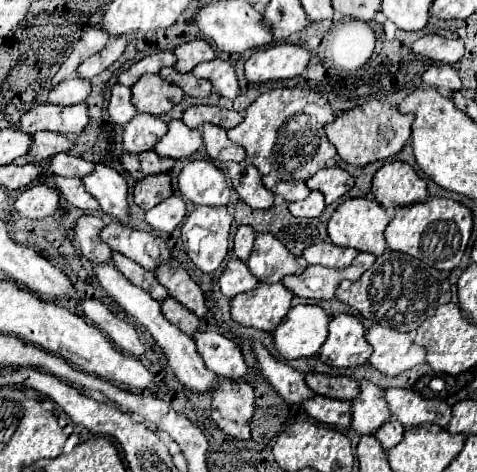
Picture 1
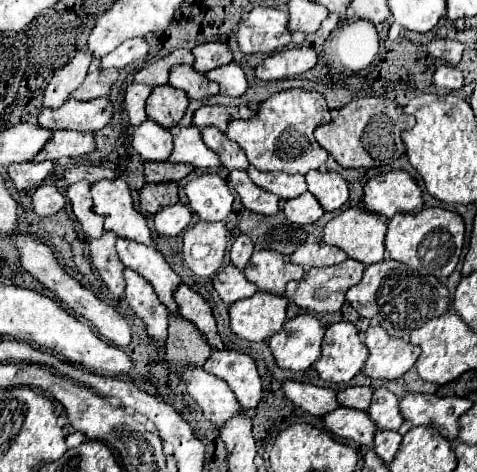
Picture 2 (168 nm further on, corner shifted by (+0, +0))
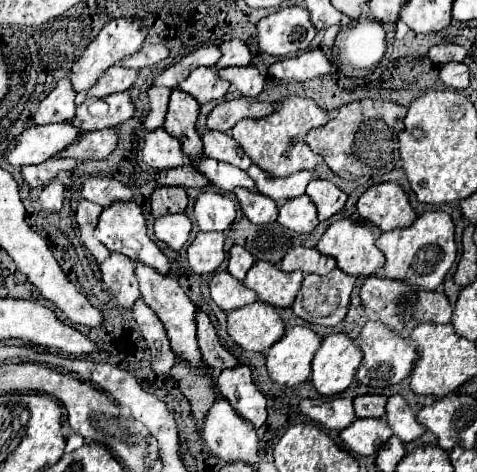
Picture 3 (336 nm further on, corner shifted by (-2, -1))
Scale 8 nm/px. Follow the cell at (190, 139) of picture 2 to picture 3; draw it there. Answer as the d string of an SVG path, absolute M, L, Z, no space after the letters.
M202 157L200 161L190 161L198 171L202 171L210 183L214 183L222 193L234 193L234 189L242 187L248 191L254 191L254 181L248 177L246 171L230 165L230 163L218 163L210 157Z

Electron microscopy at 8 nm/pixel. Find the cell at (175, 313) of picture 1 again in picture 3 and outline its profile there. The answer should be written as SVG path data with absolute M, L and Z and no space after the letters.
M176 359L176 365L172 369L172 377L178 381L180 391L184 397L190 401L194 419L196 419L196 429L198 433L204 427L206 415L210 411L210 403L214 403L214 383L212 377L206 377L194 369L190 369L182 359Z

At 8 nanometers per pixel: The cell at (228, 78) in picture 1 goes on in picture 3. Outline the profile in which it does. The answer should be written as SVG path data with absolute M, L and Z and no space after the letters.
M246 65L246 67L228 67L228 69L220 69L218 75L226 81L230 81L232 85L236 85L236 89L244 95L244 97L258 97L262 87L264 87L264 77L258 73L258 69L254 65Z

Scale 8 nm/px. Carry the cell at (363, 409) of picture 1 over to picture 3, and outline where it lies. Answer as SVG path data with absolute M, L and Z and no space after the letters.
M394 395L394 397L388 399L388 405L386 405L386 421L392 427L394 435L400 437L404 443L416 441L426 431L418 423L416 413L408 407L408 403L400 395Z

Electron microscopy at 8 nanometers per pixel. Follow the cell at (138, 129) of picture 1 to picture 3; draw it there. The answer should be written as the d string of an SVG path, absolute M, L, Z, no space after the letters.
M156 129L146 135L142 155L144 155L144 163L156 171L184 165L184 153L182 153L180 141L174 139L164 129Z

